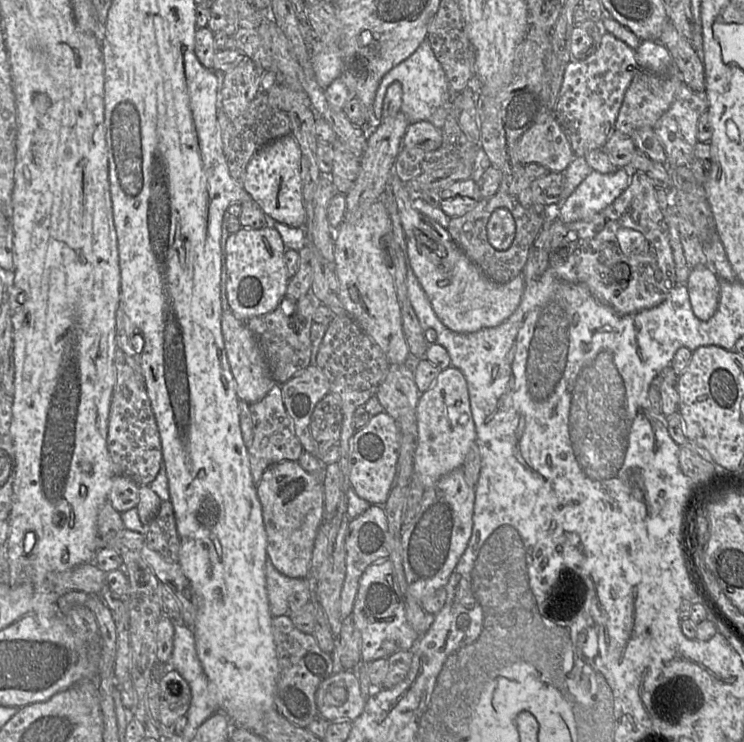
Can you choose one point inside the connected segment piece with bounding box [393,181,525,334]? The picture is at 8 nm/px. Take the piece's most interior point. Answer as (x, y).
(465, 300)

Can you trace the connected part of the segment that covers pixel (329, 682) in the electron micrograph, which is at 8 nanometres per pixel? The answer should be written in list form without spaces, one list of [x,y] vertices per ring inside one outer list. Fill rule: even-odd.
[[[340,670],[321,682],[315,700],[319,715],[327,721],[353,722],[365,708],[366,695],[355,671]]]

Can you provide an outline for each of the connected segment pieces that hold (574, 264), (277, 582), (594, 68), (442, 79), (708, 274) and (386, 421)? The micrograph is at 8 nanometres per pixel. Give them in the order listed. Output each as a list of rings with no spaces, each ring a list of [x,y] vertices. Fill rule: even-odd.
[[[632,172],[629,186],[615,201],[590,219],[564,223],[555,219],[550,225],[550,269],[558,278],[588,288],[602,305],[619,315],[631,315],[657,307],[676,286],[675,266],[663,211],[656,200],[656,188],[646,173]],[[619,263],[630,267],[627,281],[617,281],[613,268]]]
[[[267,558],[265,564],[267,594],[270,613],[273,617],[289,615],[289,596],[309,586],[308,579],[290,578],[281,574]]]
[[[603,33],[595,53],[566,65],[553,114],[575,156],[583,156],[591,149],[603,147],[616,131],[615,122],[625,93],[639,69],[635,51],[610,33]]]
[[[424,41],[416,49],[416,51],[406,60],[392,68],[381,80],[376,92],[375,101],[372,111],[377,121],[383,118],[383,101],[387,88],[393,84],[399,83],[402,87],[402,102],[398,110],[402,111],[409,124],[420,121],[429,121],[432,114],[442,106],[448,106],[451,99],[447,78],[442,66],[436,59],[434,52],[428,41]]]
[[[705,266],[690,270],[686,283],[689,301],[695,317],[709,320],[716,312],[719,300],[719,279]]]
[[[386,412],[372,416],[351,438],[349,482],[355,493],[371,505],[384,506],[397,473],[401,443],[400,430]]]

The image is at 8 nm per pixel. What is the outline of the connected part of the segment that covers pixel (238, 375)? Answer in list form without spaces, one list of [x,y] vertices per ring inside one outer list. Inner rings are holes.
[[[225,285],[221,286],[221,298],[224,306],[221,317],[221,329],[227,359],[237,384],[237,394],[241,400],[248,404],[256,403],[262,400],[277,383],[271,376],[254,334],[245,321],[235,316],[229,307]]]

